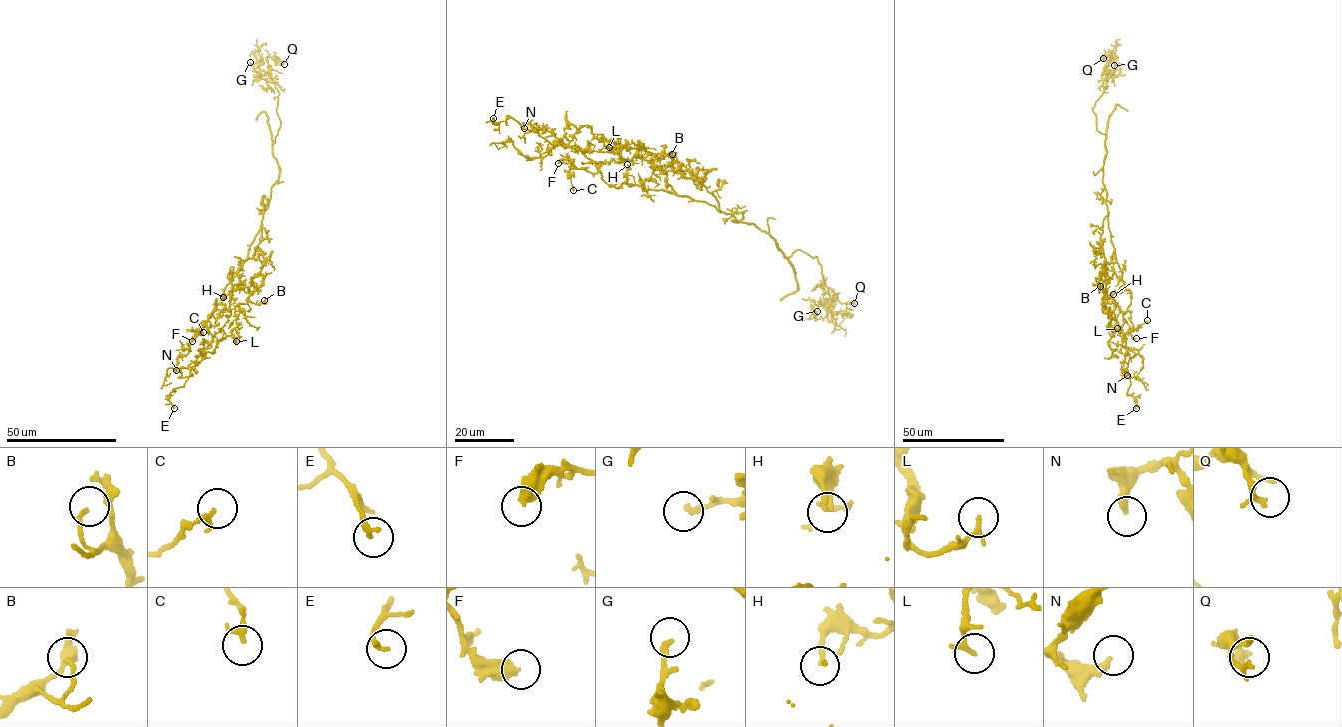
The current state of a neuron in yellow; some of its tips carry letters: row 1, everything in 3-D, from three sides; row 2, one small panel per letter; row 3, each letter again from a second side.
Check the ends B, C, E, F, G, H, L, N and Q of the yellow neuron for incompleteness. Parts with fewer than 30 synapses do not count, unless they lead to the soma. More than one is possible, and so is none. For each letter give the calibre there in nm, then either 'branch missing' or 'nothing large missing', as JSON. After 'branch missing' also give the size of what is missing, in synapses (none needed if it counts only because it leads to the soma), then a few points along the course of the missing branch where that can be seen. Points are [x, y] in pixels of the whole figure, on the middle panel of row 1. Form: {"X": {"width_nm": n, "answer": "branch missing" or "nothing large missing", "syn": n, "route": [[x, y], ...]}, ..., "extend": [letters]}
{"B": {"width_nm": 110, "answer": "nothing large missing"}, "C": {"width_nm": 170, "answer": "nothing large missing"}, "E": {"width_nm": 200, "answer": "nothing large missing"}, "F": {"width_nm": 460, "answer": "nothing large missing"}, "G": {"width_nm": 170, "answer": "nothing large missing"}, "H": {"width_nm": 160, "answer": "nothing large missing"}, "L": {"width_nm": 180, "answer": "nothing large missing"}, "N": {"width_nm": 300, "answer": "nothing large missing"}, "Q": {"width_nm": 180, "answer": "nothing large missing"}, "extend": []}

